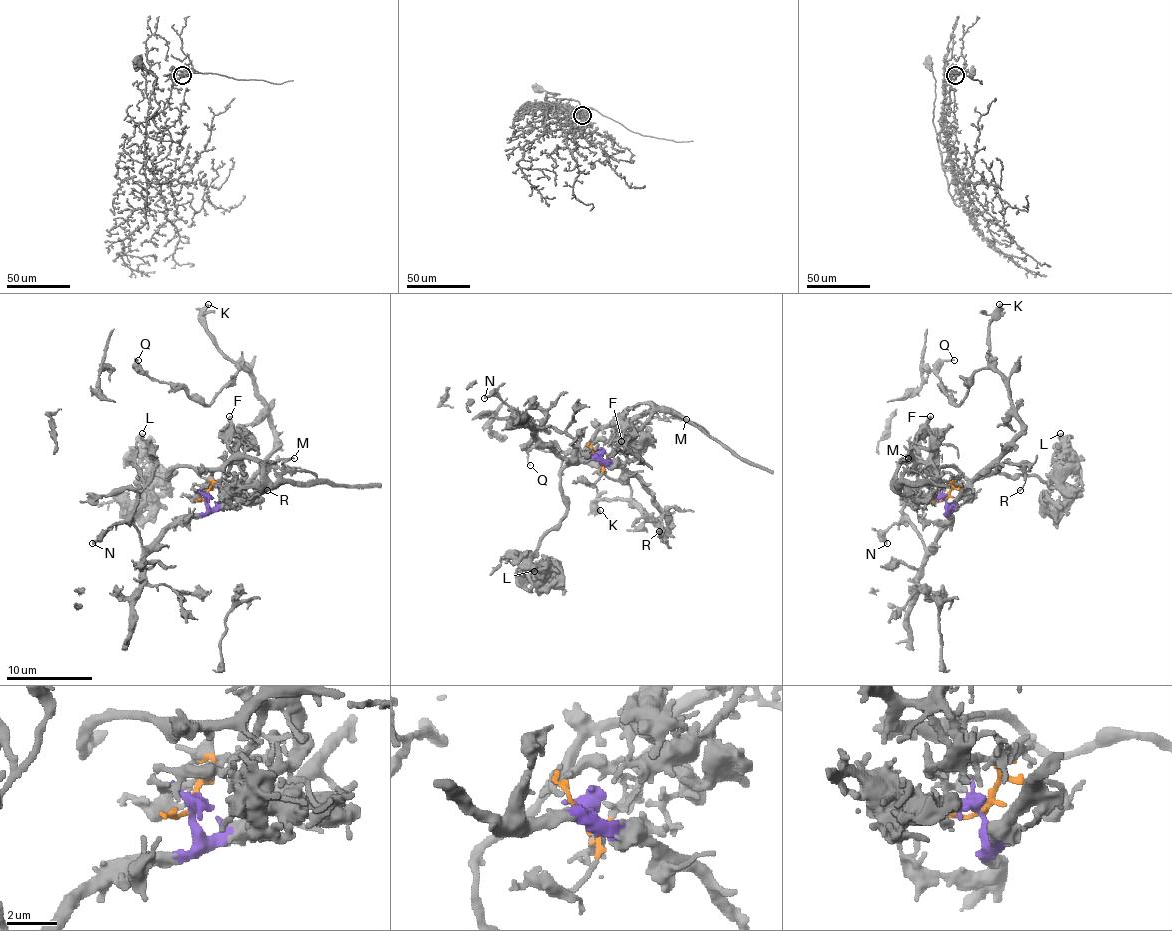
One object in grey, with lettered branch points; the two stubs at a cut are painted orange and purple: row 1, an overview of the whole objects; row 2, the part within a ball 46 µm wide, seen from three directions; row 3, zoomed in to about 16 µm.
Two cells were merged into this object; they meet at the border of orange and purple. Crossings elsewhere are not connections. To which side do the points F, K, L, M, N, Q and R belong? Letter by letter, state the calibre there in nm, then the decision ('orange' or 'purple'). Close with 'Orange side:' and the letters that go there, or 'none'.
F: 280 nm thick; orange
K: 440 nm thick; purple
L: 600 nm thick; orange
M: 140 nm thick; orange
N: 200 nm thick; purple
Q: 130 nm thick; purple
R: 120 nm thick; purple
Orange side: F, L, M

